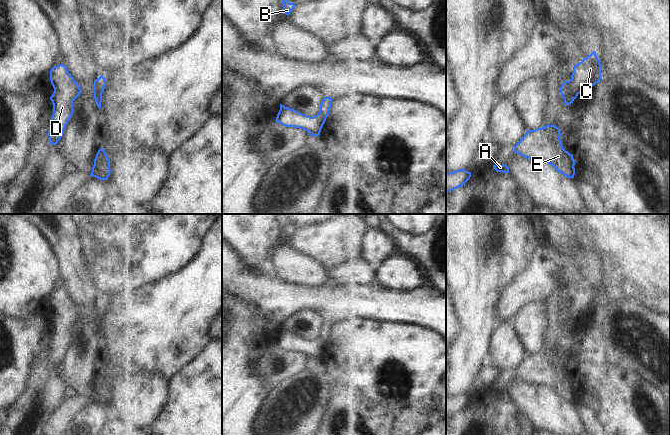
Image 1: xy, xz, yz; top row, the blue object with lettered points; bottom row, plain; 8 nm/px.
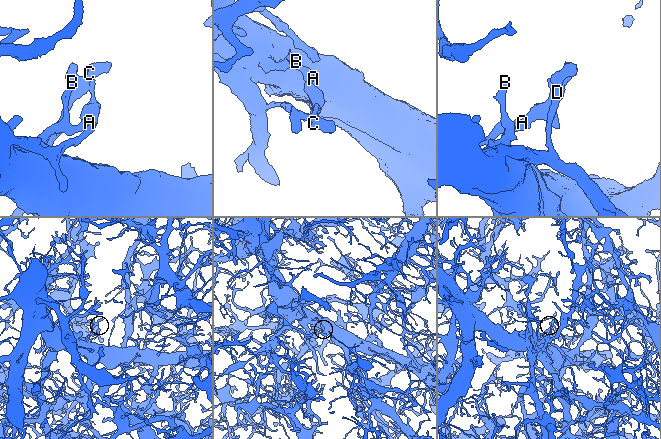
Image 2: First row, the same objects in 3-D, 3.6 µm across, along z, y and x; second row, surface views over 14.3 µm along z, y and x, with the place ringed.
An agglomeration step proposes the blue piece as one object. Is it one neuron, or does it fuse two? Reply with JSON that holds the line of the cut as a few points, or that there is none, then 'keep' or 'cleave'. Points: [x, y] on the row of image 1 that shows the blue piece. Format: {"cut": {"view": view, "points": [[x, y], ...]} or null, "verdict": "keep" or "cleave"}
{"cut": {"view": "yz", "points": [[569, 80], [571, 93], [574, 98]]}, "verdict": "cleave"}

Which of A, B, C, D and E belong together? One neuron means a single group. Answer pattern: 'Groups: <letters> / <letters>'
Groups: A B E / C D

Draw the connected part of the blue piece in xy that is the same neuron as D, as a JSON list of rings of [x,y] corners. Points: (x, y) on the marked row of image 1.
[[[64,64],[54,66],[50,70],[50,81],[54,92],[50,97],[53,115],[48,136],[50,143],[56,145],[74,112],[73,101],[80,95],[81,89]]]

